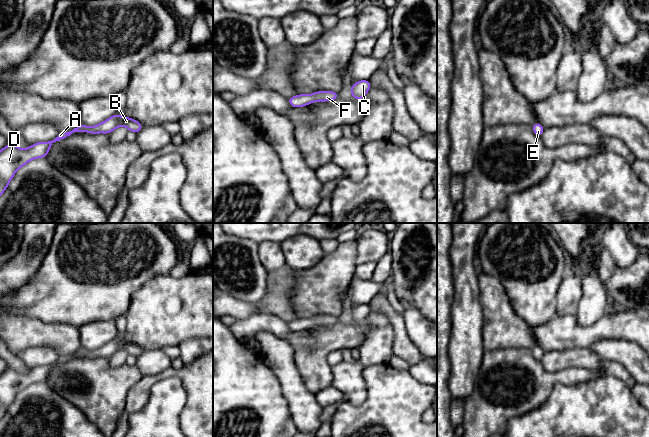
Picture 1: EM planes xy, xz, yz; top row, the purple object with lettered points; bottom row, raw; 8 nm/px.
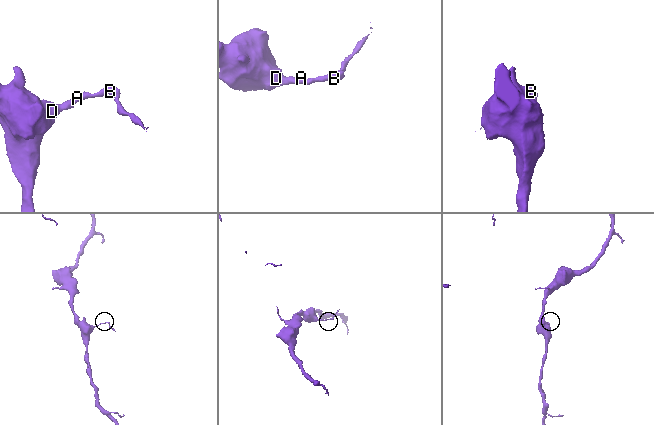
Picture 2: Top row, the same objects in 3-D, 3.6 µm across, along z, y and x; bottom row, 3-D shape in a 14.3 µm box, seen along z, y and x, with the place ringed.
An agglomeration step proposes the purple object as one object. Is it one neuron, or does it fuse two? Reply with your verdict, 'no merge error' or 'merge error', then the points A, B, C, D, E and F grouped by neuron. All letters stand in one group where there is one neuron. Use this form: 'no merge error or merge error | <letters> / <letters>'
no merge error | A B C D E F

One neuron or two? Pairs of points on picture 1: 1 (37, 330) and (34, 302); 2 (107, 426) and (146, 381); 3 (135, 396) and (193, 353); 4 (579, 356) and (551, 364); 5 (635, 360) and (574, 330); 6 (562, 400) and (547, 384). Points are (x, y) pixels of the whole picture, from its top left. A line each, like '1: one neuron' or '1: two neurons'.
1: two neurons
2: two neurons
3: two neurons
4: one neuron
5: two neurons
6: two neurons

